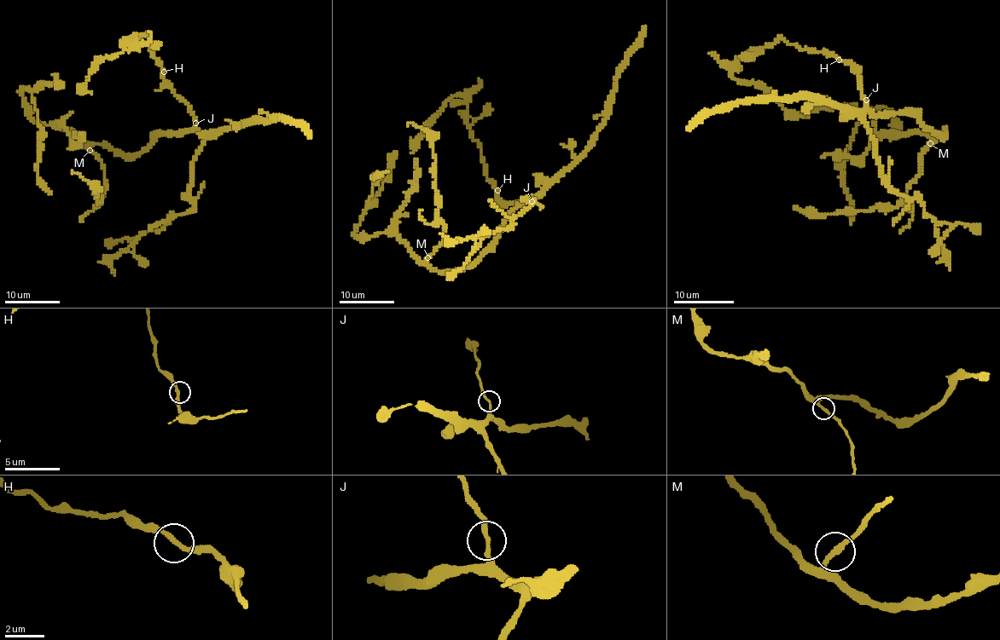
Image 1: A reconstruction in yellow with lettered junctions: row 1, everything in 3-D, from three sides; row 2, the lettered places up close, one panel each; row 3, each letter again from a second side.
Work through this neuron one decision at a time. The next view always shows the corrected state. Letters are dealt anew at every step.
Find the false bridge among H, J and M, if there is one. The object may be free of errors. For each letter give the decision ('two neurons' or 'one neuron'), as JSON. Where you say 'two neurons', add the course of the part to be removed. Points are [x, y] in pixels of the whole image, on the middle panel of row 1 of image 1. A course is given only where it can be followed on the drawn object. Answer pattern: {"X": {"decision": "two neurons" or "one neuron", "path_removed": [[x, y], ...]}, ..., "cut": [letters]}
{"H": {"decision": "one neuron"}, "J": {"decision": "one neuron"}, "M": {"decision": "one neuron"}, "cut": []}

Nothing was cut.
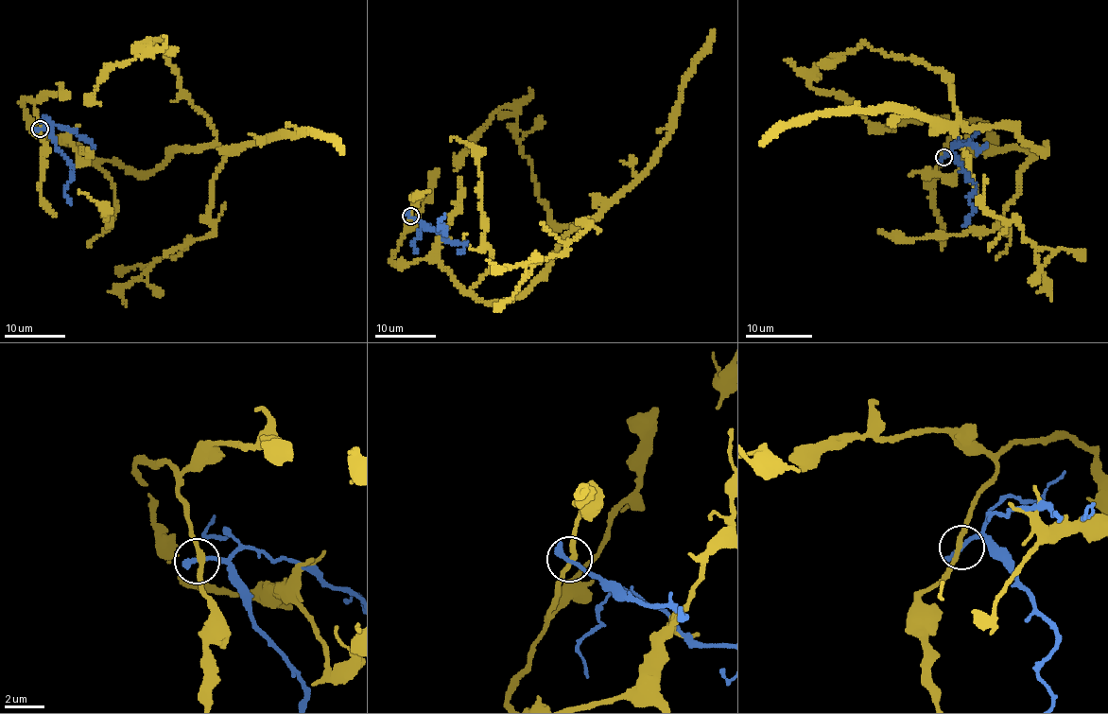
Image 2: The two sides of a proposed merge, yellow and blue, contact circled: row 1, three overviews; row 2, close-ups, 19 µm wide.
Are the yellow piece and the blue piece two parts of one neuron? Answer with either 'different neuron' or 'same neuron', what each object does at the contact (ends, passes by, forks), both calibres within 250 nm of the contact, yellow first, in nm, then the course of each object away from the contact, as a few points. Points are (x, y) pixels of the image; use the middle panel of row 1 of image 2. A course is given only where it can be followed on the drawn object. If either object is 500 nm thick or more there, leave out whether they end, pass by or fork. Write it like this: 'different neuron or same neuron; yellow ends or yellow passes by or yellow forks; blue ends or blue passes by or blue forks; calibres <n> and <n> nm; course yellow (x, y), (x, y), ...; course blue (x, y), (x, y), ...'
different neuron; yellow passes by; blue ends; calibres 240 and 340 nm; course yellow (410, 217), (396, 264), (435, 260), (485, 302), (519, 298), (589, 223), (550, 221), (512, 108), (455, 169); course blue (410, 217), (445, 235), (442, 225), (437, 227), (445, 215)

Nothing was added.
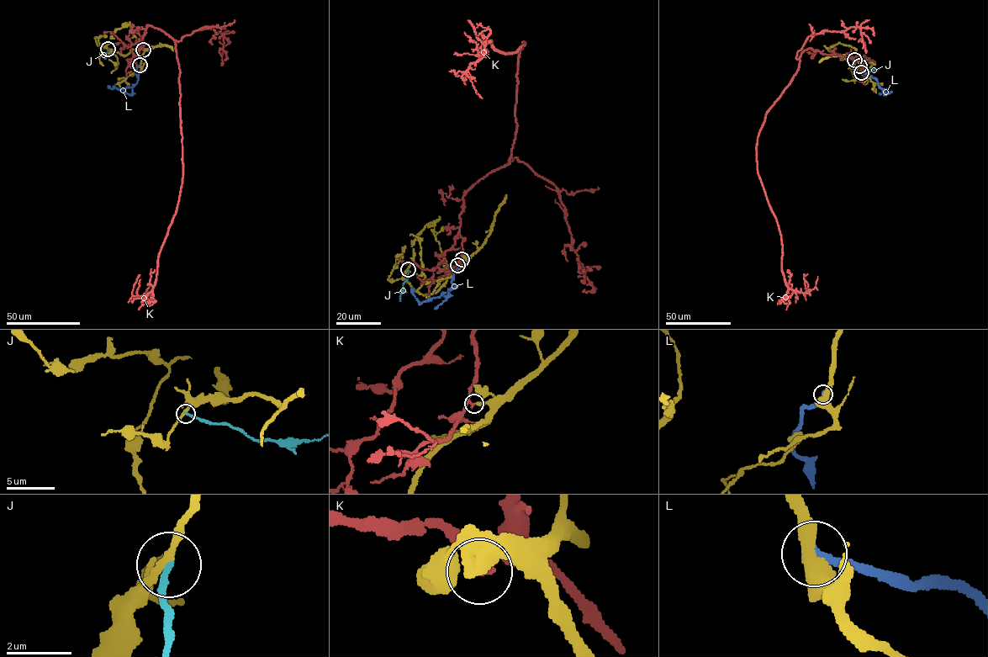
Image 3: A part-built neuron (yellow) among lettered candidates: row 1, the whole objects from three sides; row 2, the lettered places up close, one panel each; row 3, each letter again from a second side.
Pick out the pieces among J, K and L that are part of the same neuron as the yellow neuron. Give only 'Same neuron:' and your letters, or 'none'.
Same neuron: none

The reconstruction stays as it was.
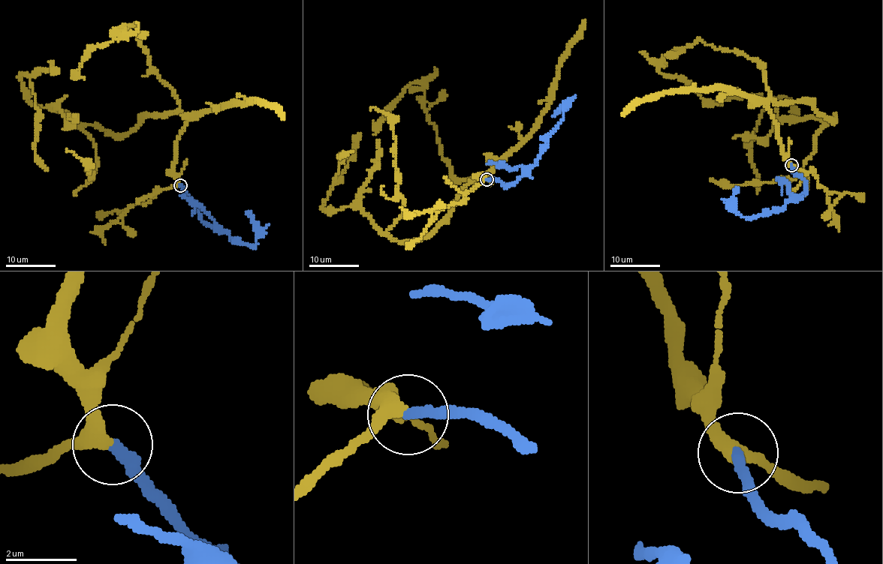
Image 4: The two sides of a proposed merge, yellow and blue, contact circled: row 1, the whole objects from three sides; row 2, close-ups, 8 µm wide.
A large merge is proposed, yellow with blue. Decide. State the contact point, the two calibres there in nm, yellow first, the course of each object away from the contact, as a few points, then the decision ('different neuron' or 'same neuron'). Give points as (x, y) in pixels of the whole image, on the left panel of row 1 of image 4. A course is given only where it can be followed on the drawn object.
place (180, 185); calibres 360 and 340 nm; course yellow (179, 186), (187, 118), (153, 114), (122, 135), (77, 124), (27, 99), (24, 73), (34, 154), (48, 169); course blue (179, 186), (198, 207), (199, 217), (206, 223), (253, 247), (257, 225), (248, 211); same neuron

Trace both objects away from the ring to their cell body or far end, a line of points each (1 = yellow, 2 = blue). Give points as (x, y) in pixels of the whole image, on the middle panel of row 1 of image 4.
1: (486, 180), (480, 176), (491, 172), (429, 235), (392, 240), (359, 208), (323, 206), (339, 156), (354, 151)
2: (486, 180), (495, 178), (506, 186), (522, 175), (540, 153), (547, 137), (561, 119), (563, 104), (554, 117)

